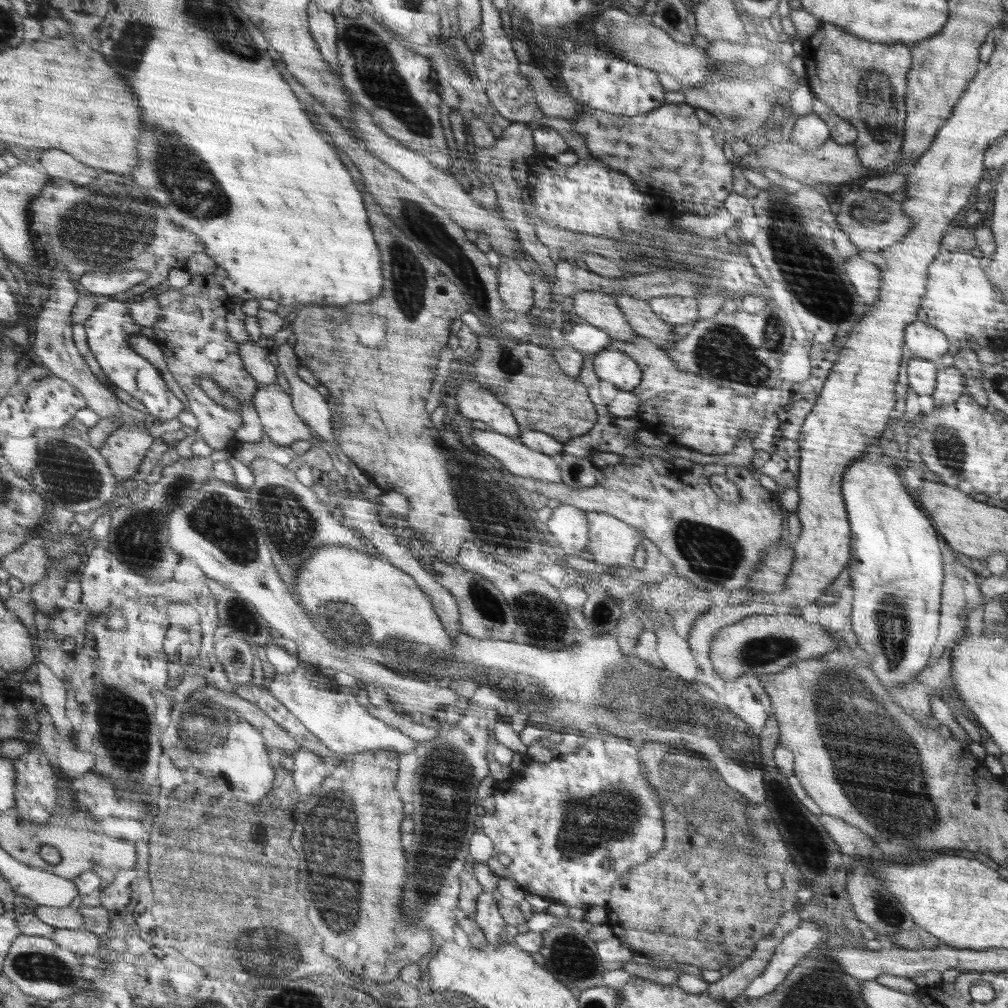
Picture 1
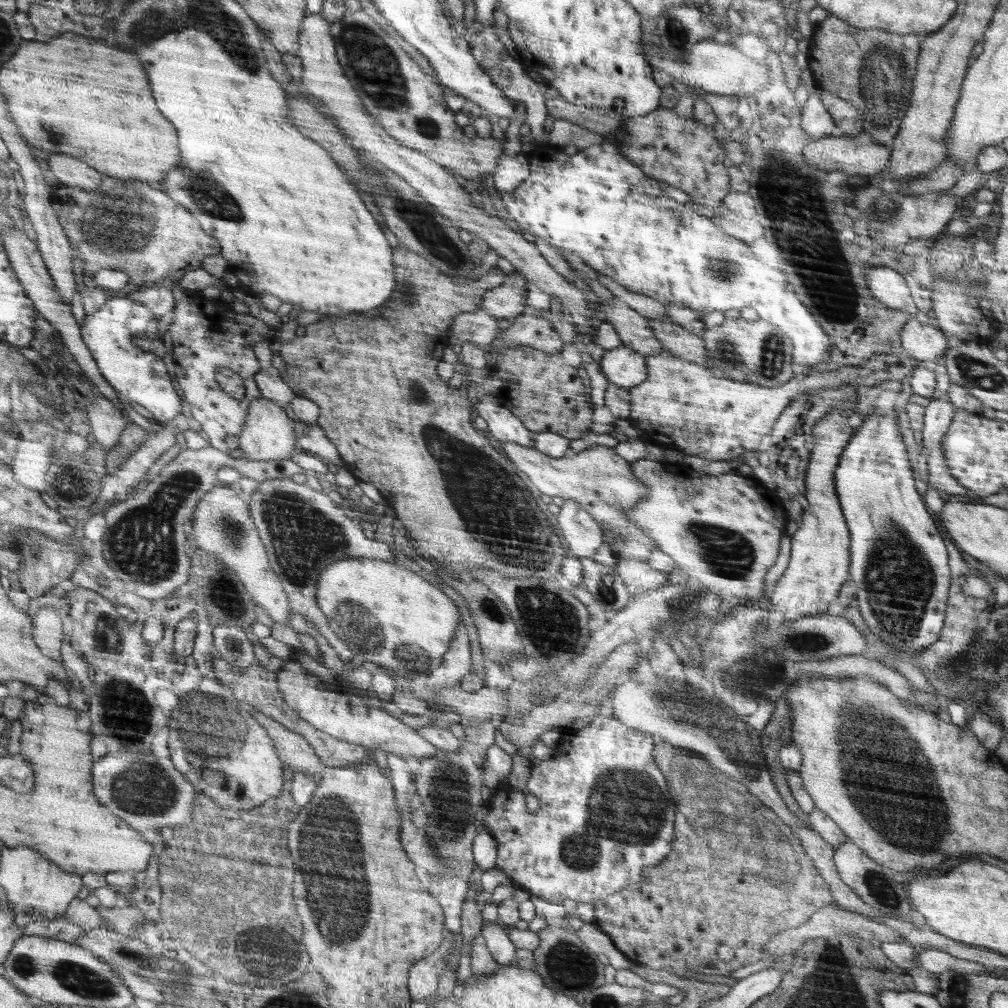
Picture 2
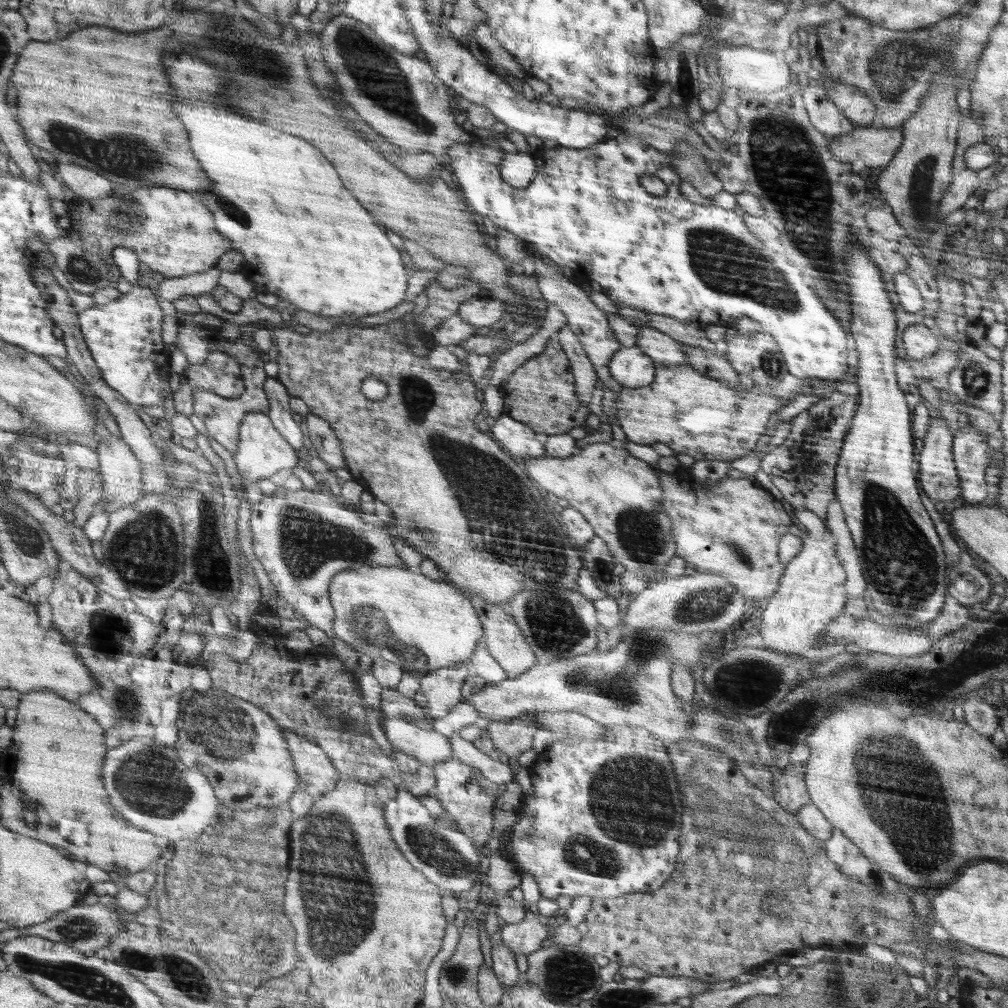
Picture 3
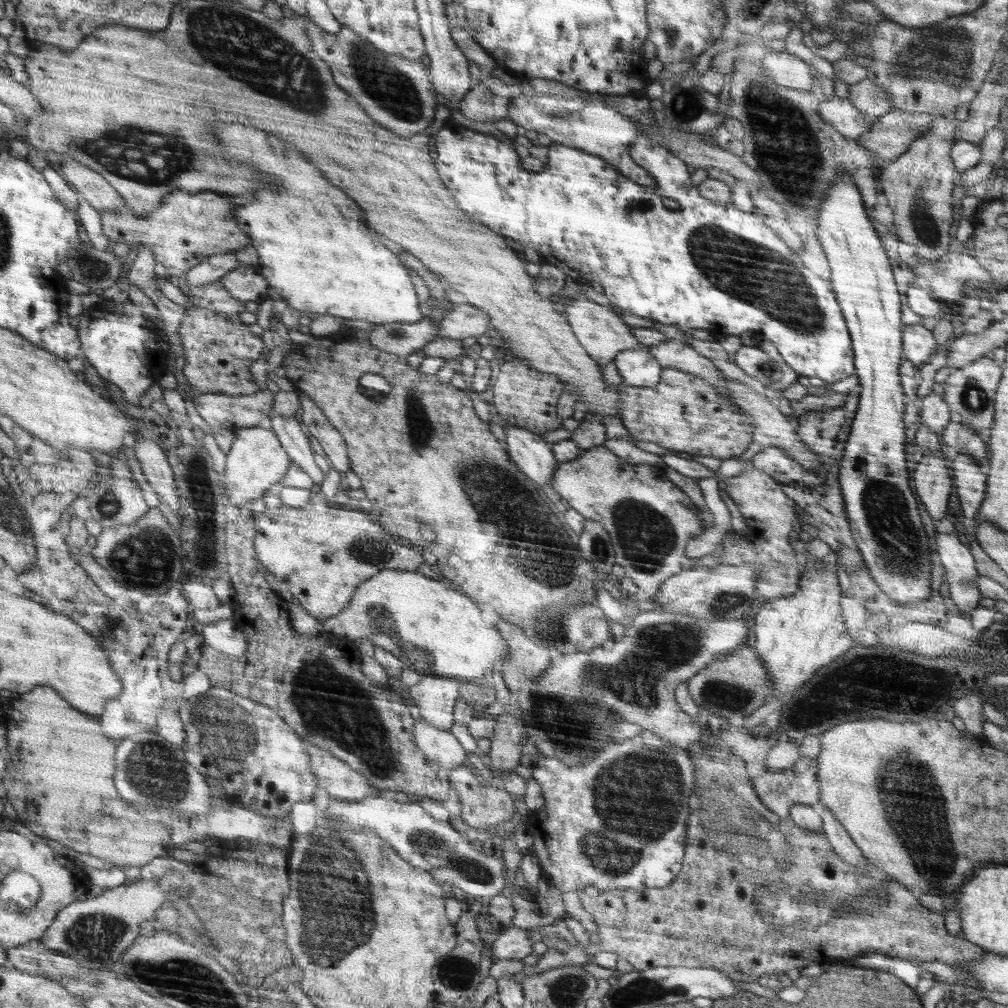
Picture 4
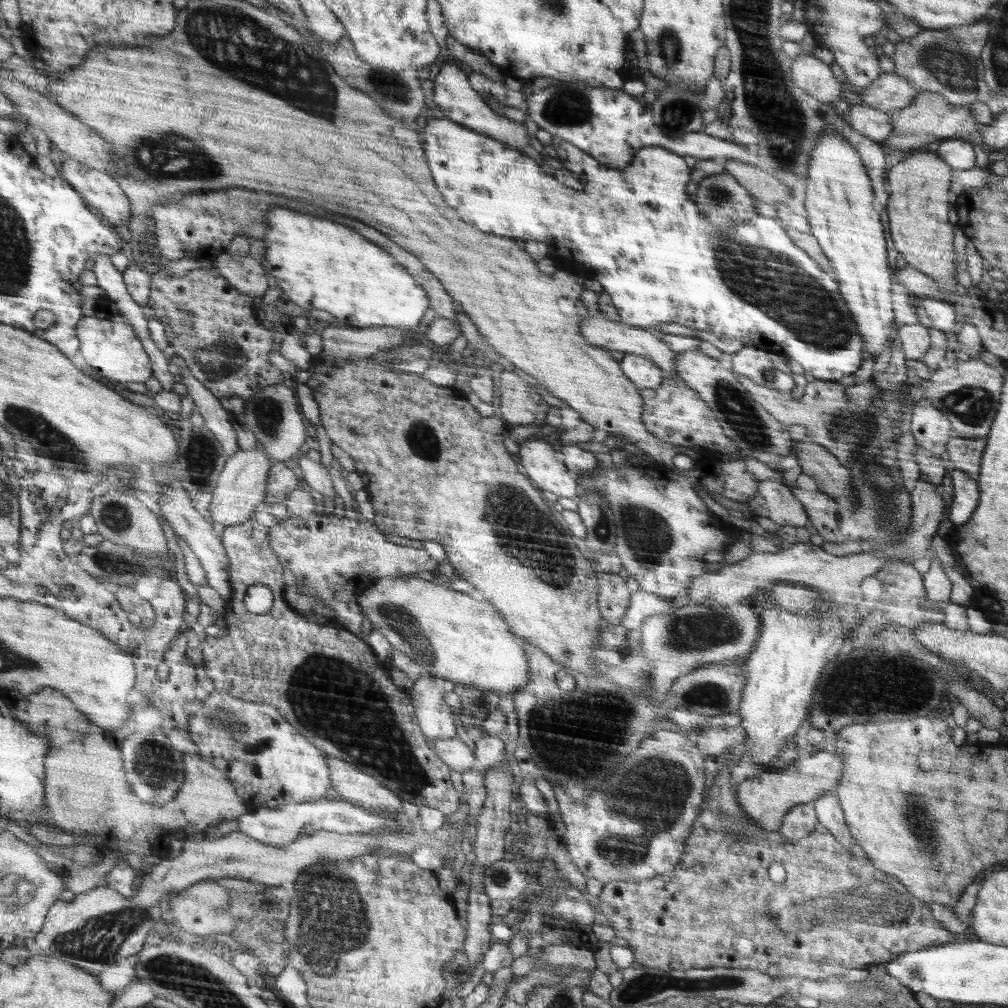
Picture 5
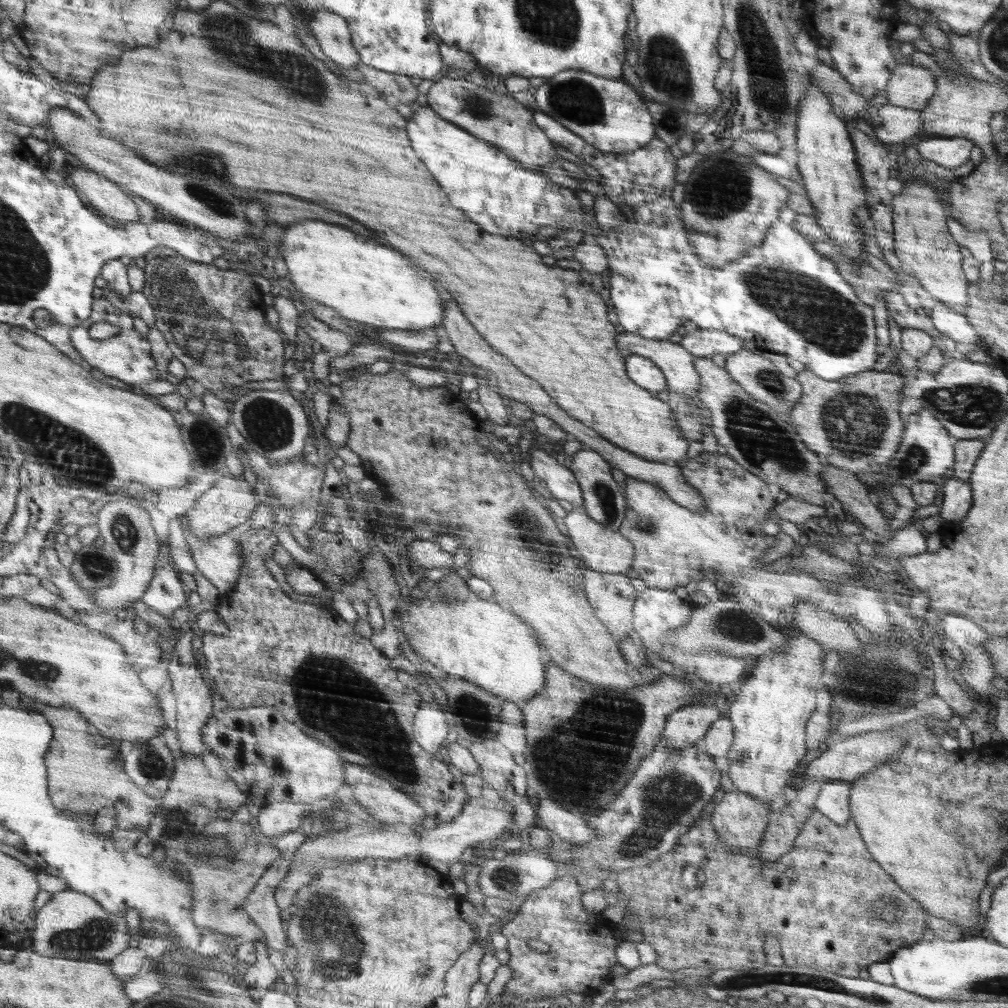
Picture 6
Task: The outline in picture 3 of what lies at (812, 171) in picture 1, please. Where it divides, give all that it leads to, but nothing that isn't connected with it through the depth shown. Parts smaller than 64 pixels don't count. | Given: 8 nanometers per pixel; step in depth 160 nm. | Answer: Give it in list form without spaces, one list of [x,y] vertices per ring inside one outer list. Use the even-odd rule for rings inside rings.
[[[858,127],[850,133],[832,138],[830,151],[840,162],[862,160],[866,166],[886,166],[904,140],[904,130],[896,128]]]

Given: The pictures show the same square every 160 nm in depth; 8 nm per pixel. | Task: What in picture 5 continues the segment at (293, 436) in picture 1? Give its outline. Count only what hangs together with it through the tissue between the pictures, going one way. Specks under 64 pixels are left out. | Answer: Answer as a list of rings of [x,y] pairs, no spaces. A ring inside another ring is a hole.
[[[256,445],[252,449],[239,449],[230,455],[218,477],[218,486],[214,489],[214,506],[210,504],[210,514],[214,522],[224,526],[242,524],[253,517],[258,504],[264,500],[267,491],[267,480],[274,463],[266,451]]]

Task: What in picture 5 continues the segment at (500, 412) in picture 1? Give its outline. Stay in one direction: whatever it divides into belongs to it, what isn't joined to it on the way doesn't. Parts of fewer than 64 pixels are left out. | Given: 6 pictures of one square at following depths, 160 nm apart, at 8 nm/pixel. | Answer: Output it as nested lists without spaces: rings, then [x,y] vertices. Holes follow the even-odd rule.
[[[535,436],[522,443],[515,443],[515,453],[526,474],[540,489],[577,500],[580,490],[576,474],[556,459],[556,452],[544,438]]]

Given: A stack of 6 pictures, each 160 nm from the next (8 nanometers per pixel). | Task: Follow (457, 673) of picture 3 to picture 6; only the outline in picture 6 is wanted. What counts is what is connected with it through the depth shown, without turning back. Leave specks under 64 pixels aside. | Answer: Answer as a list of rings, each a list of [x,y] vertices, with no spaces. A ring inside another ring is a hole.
[[[436,702],[422,704],[413,723],[413,738],[420,744],[422,750],[434,755],[441,746],[447,744],[448,719],[449,716],[443,714],[440,704]]]

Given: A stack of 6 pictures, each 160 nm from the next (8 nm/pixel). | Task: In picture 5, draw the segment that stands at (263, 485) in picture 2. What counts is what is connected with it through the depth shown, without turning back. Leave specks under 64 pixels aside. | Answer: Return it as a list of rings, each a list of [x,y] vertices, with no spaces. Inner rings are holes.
[[[314,512],[305,517],[290,514],[287,519],[276,520],[276,524],[268,529],[268,544],[283,568],[290,570],[296,577],[295,585],[298,588],[309,588],[311,590],[309,594],[331,608],[338,622],[355,635],[360,633],[363,615],[362,608],[357,605],[355,597],[364,592],[374,581],[382,577],[398,578],[424,572],[424,570],[437,570],[439,565],[439,562],[432,559],[424,548],[406,548],[406,546],[392,544],[392,541],[388,542],[376,528],[372,528],[370,520],[366,519],[362,522],[346,517],[340,519],[333,513],[324,512]]]

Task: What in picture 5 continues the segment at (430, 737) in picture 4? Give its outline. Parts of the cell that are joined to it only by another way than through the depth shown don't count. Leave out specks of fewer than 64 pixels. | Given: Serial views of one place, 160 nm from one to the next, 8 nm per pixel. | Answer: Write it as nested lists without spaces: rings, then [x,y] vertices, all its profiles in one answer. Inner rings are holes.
[[[458,737],[436,740],[434,751],[440,755],[442,762],[450,766],[450,769],[454,770],[457,775],[471,772],[474,766],[475,754]]]

